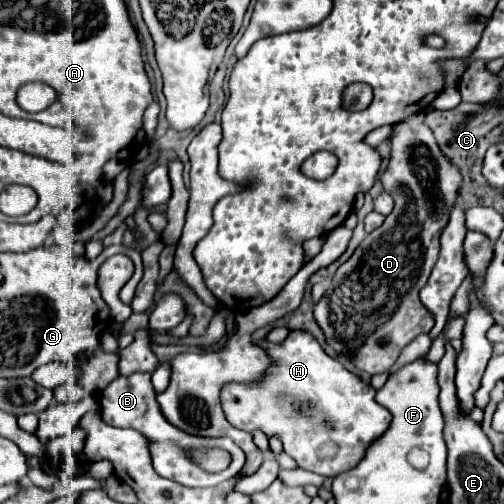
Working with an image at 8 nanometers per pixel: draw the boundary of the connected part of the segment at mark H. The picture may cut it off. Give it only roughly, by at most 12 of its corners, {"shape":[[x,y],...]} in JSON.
{"shape":[[307,330],[221,390],[227,420],[299,468],[351,470],[391,422]]}

